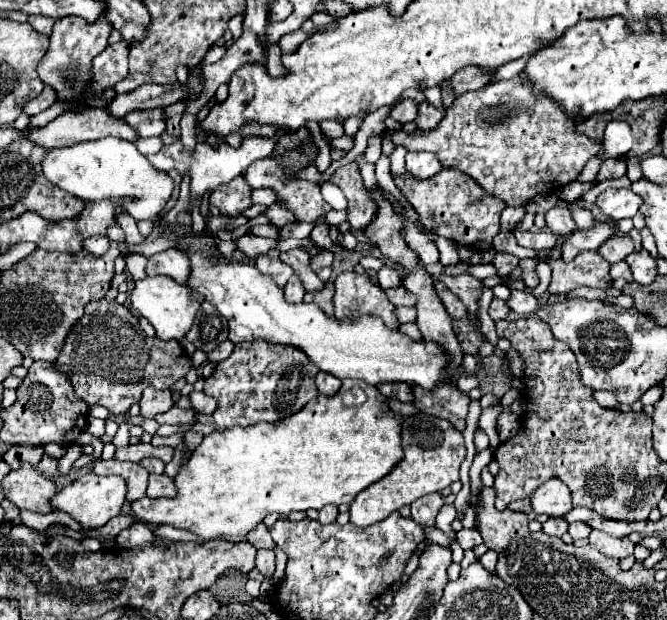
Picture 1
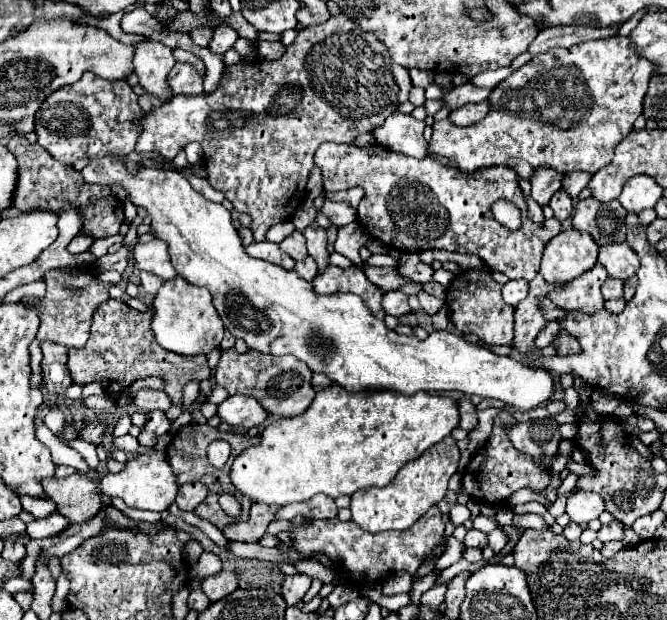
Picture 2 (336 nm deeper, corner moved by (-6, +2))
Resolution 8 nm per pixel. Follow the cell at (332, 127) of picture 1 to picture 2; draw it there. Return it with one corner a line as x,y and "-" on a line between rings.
396,111
384,121
384,125
374,131
374,139
392,151
424,159
428,149
428,143
424,139
424,127
424,121
416,121
412,115

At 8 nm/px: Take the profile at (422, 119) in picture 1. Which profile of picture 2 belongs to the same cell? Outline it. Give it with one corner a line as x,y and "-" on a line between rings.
488,101
470,103
470,105
464,105
464,107
458,107
456,111
452,111
448,119
452,119
452,123
456,123
456,125
474,125
480,119
484,119
488,115
488,111
490,111

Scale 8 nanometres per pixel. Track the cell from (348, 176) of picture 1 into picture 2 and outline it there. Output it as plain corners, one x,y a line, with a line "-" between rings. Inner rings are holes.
322,143
314,155
314,163
322,171
324,191
364,187
366,195
360,201
358,219
384,245
400,251
454,247
444,251
476,255
490,271
500,271
508,279
534,279
540,269
544,245
562,227
556,217
544,219
542,225
530,221
516,173
502,165
464,173
436,159
408,159
380,145
362,149
338,143
-
498,199
512,201
520,207
522,229
508,231
494,219
490,205

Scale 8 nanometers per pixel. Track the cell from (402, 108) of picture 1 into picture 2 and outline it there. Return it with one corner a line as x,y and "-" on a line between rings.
466,83
466,85
460,85
460,87
454,87
448,95
446,95
446,105
452,107
452,109
458,109
466,103
480,103
480,101
486,101
490,97
492,89
484,89
484,87
476,87
472,83

